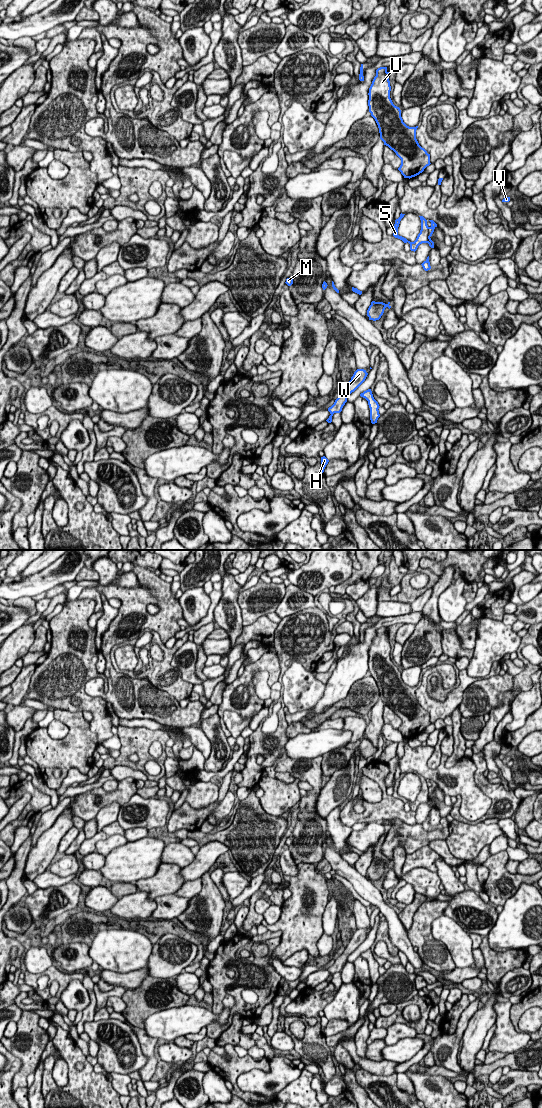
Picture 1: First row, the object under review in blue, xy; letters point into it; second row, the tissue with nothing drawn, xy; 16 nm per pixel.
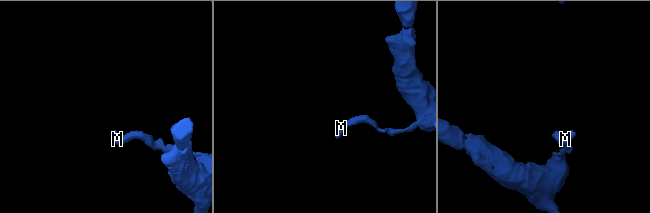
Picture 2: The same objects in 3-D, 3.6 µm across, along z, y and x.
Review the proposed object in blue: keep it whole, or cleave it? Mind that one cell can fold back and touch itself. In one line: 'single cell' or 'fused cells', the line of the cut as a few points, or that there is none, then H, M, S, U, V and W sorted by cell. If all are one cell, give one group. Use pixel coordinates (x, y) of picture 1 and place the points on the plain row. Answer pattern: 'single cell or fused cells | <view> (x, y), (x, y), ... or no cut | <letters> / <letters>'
fused cells | xy (429, 787), (427, 802) | H M V W / S U

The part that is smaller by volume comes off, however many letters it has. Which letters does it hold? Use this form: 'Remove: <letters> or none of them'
Remove: H, M, V, W

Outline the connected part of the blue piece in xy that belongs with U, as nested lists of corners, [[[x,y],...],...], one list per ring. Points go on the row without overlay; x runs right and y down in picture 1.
[[[387,627],[376,630],[369,648],[369,672],[375,679],[384,705],[393,710],[401,719],[398,730],[404,738],[412,738],[429,726],[430,714],[416,699],[416,687],[407,686],[401,677],[401,670],[390,658],[390,641]]]

